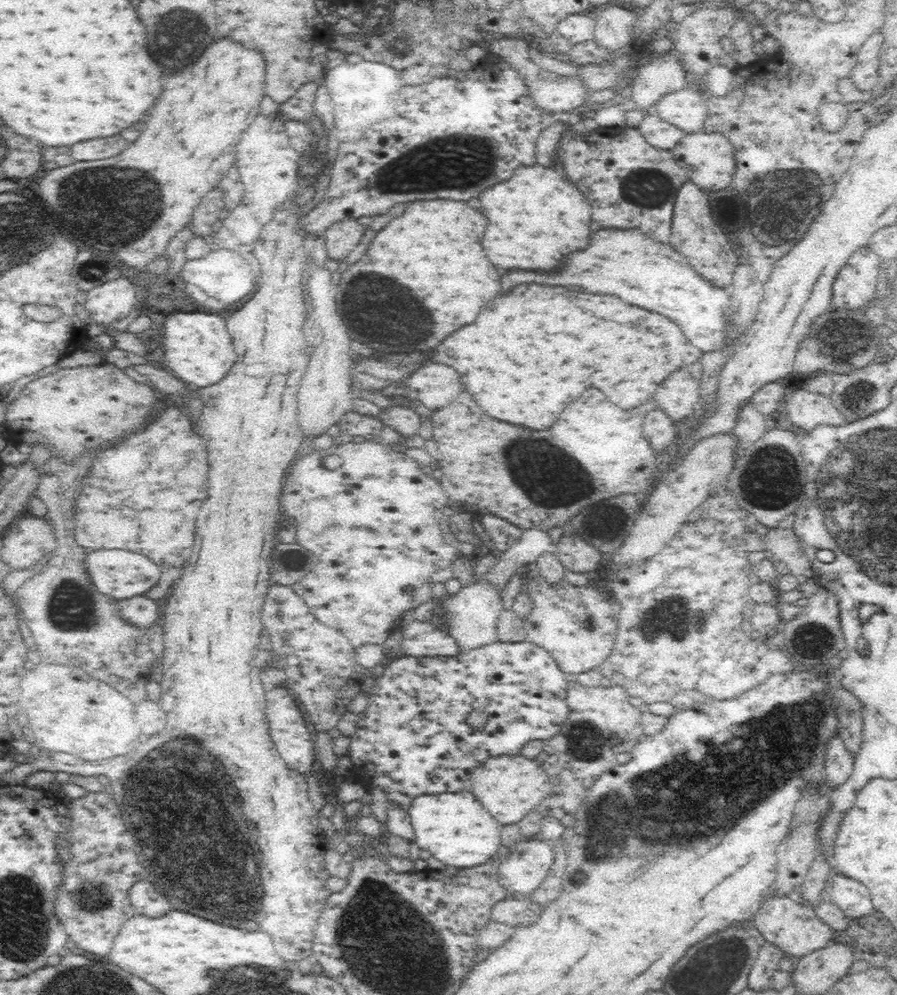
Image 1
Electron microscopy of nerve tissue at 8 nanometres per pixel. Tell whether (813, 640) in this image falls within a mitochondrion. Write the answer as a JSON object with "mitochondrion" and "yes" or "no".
{"mitochondrion":"yes"}

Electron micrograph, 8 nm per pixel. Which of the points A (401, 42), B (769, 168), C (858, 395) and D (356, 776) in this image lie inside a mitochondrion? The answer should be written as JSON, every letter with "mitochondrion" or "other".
{"A":"mitochondrion","B":"mitochondrion","C":"mitochondrion","D":"other"}

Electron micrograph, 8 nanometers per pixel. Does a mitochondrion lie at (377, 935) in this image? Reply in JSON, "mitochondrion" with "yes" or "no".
{"mitochondrion":"yes"}

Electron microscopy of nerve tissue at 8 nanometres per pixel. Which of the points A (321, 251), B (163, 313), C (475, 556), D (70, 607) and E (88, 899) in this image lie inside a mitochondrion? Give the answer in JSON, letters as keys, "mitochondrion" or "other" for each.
{"A":"other","B":"other","C":"other","D":"mitochondrion","E":"mitochondrion"}

